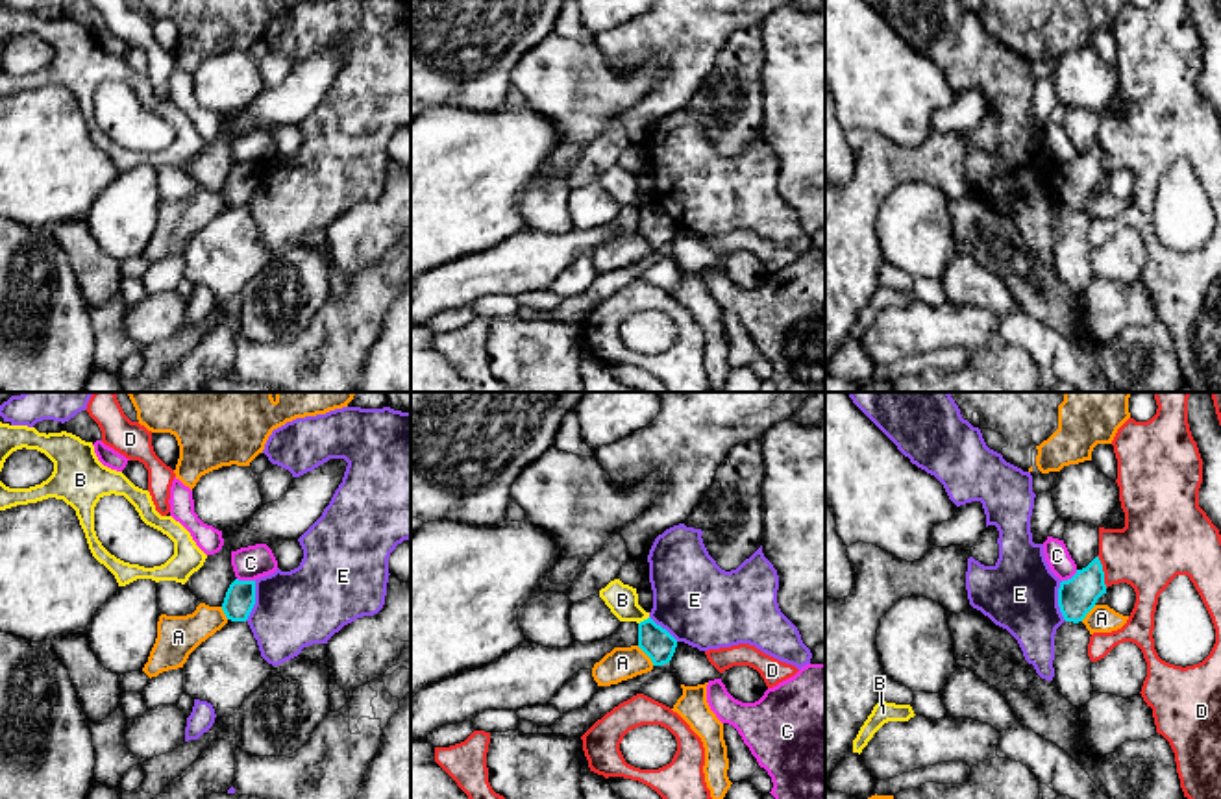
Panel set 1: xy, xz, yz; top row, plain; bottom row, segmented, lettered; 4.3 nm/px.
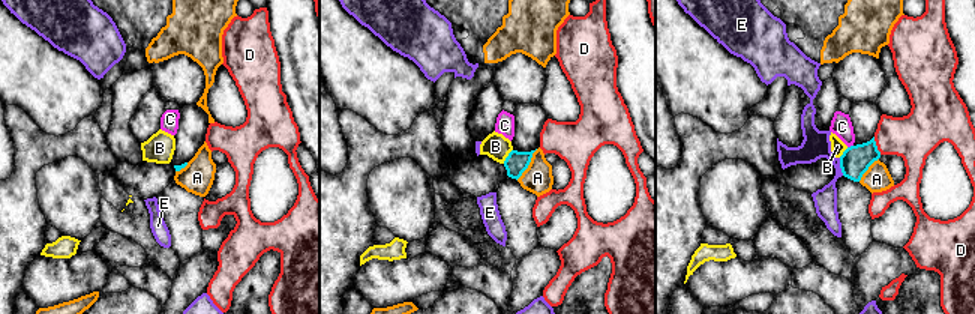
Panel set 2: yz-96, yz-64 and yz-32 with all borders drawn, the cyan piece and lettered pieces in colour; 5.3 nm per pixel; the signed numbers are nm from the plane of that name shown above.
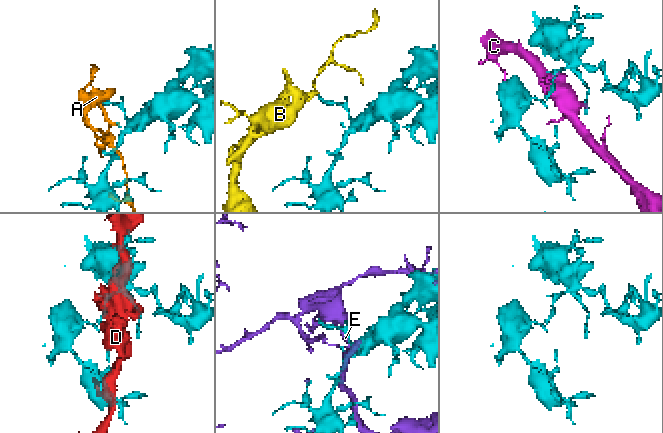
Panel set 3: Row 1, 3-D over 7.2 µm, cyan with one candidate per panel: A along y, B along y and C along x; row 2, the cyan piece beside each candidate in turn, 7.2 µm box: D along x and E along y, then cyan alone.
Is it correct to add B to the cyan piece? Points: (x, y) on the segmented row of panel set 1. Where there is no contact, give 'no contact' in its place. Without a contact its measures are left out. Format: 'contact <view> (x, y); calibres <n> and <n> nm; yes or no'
contact xz (644, 620); calibres 140 and 140 nm; no

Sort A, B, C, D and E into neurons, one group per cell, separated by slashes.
A / B / C / D / E

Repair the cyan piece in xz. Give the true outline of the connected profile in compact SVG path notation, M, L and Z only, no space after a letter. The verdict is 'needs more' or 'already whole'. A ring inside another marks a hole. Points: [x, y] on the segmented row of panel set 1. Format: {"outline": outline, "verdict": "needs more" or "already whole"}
{"outline": "M648 618L638 623L638 647L651 658L653 666L662 666L672 660L677 640Z", "verdict": "already whole"}

